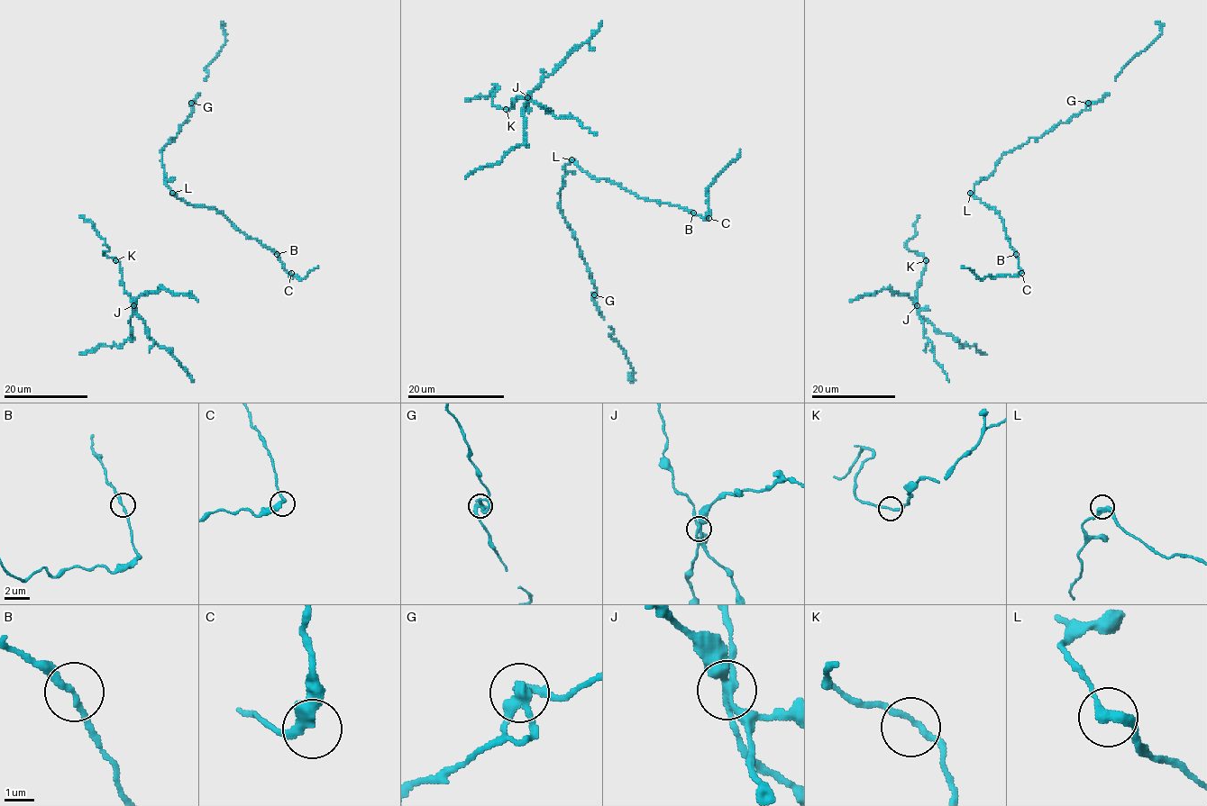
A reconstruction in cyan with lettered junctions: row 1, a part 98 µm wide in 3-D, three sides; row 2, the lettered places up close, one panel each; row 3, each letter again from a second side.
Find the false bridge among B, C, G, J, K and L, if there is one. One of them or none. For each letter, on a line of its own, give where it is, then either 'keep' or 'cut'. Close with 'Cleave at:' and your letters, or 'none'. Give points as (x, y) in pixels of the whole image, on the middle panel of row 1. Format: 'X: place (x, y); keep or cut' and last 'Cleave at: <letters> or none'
B: place (693, 212); keep
C: place (708, 218); keep
G: place (594, 294); keep
J: place (527, 97); cut
K: place (506, 109); keep
L: place (571, 159); keep
Cleave at: J

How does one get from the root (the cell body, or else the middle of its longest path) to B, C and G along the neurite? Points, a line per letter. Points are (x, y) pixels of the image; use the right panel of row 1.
B: (976, 183), (973, 194), (999, 213), (1005, 235), (1016, 254)
C: (976, 183), (973, 194), (999, 213), (1005, 235), (1017, 255), (1021, 273)
G: (976, 183), (992, 173), (1004, 154), (1022, 146), (1031, 137), (1042, 137), (1060, 123), (1066, 123), (1087, 103)

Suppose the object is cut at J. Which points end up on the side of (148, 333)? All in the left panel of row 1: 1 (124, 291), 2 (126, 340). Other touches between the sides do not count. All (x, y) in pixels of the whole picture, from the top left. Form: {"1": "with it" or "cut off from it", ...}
{"1": "with it", "2": "cut off from it"}

